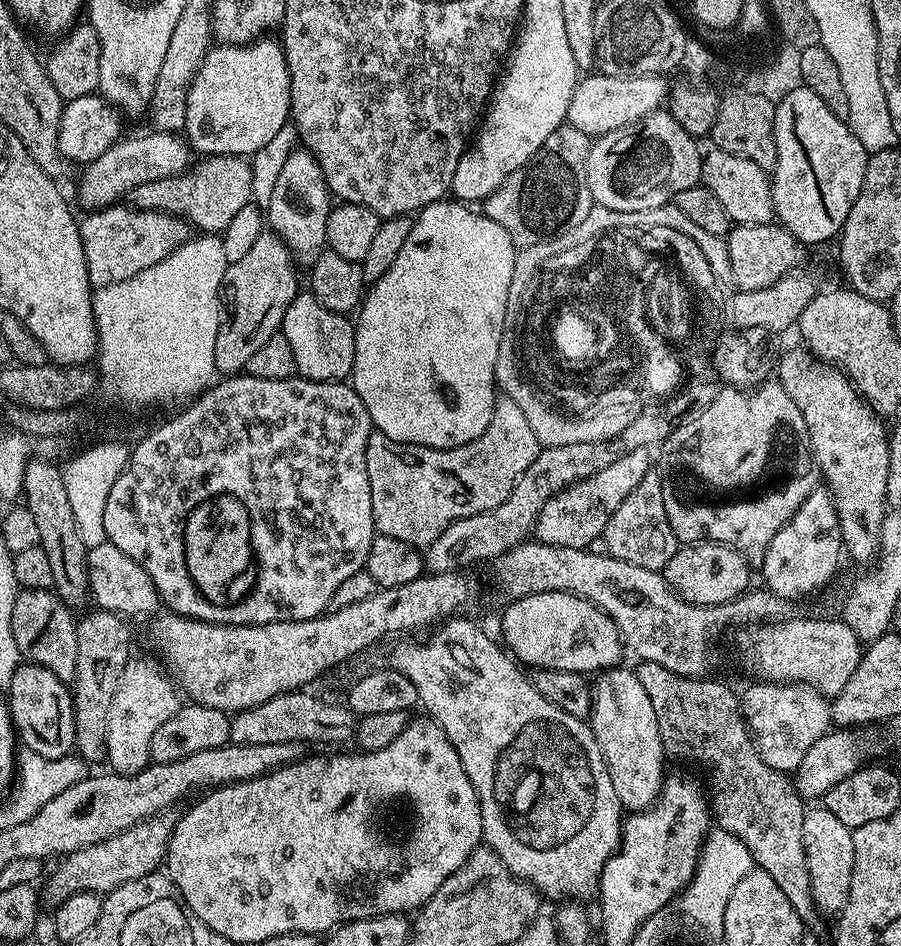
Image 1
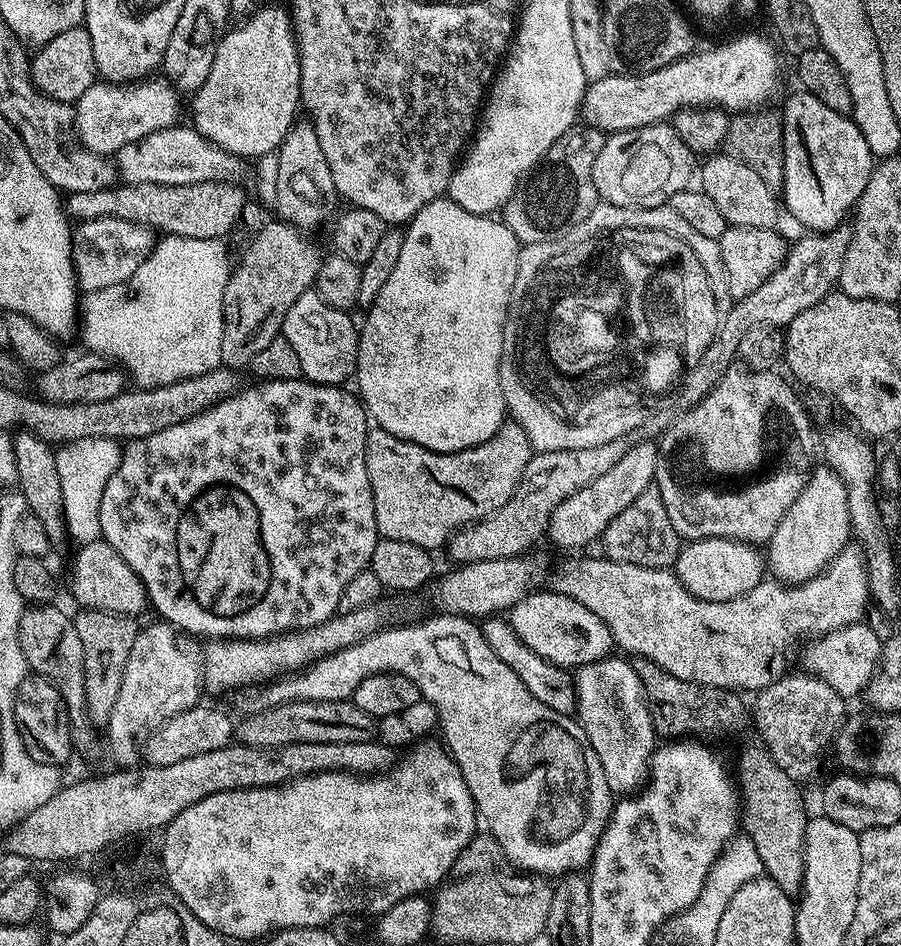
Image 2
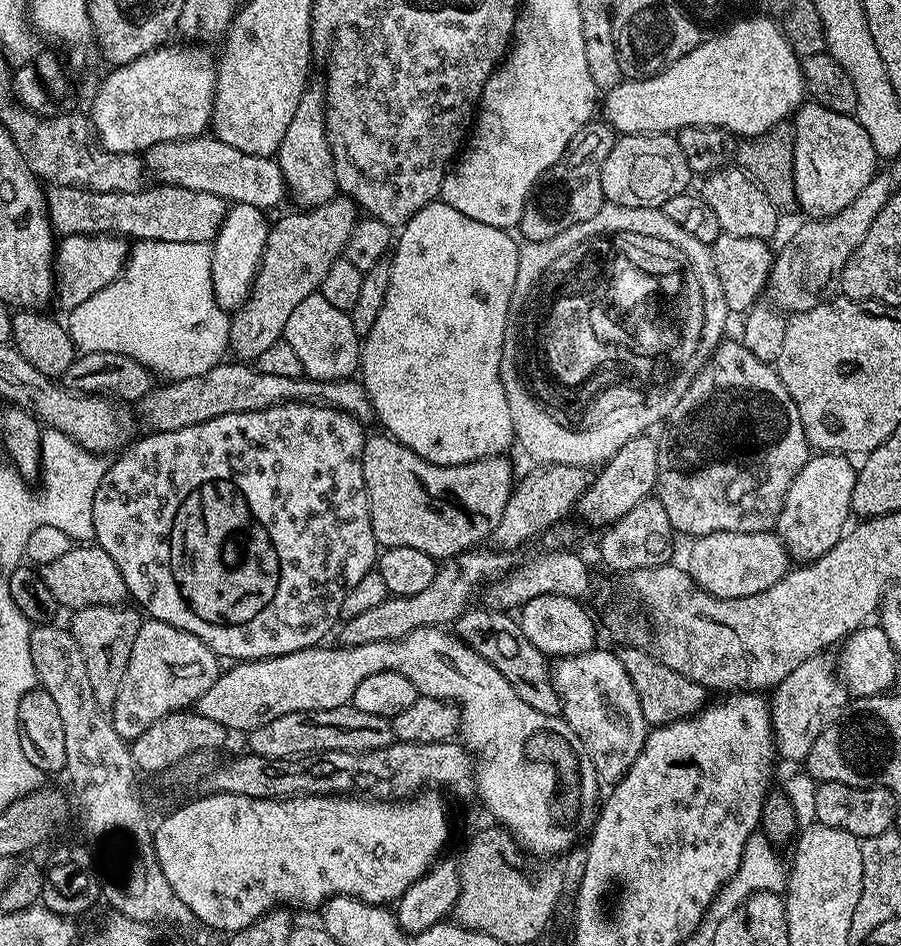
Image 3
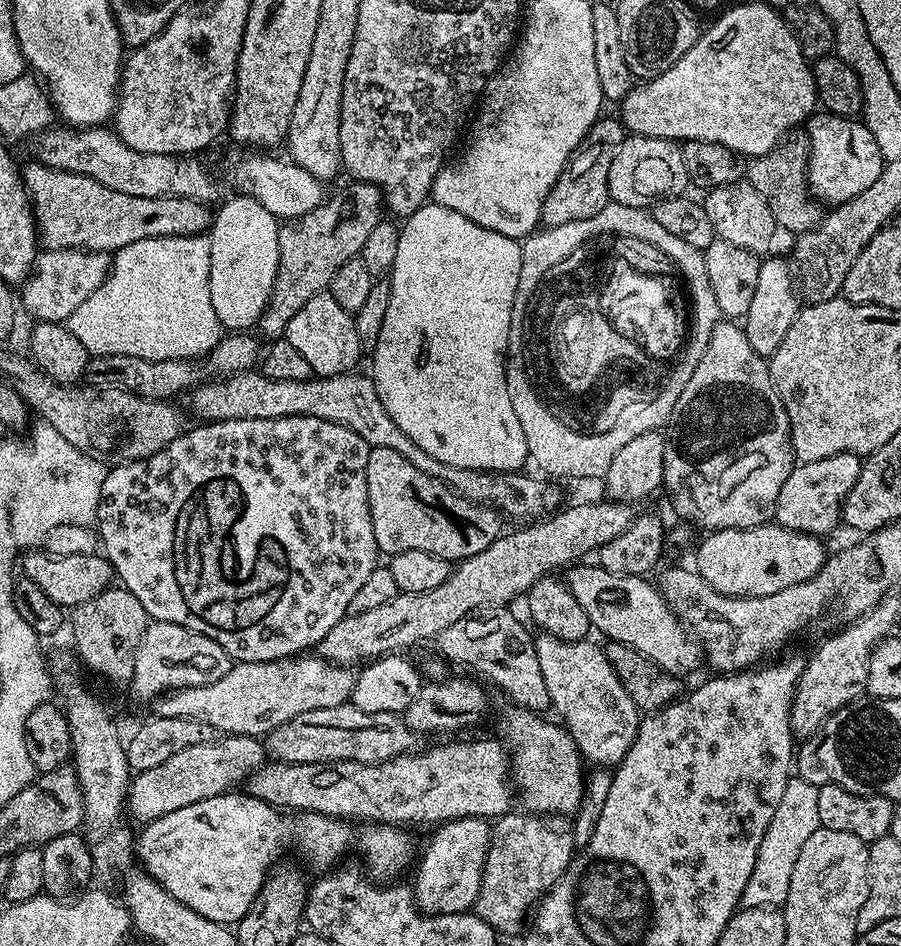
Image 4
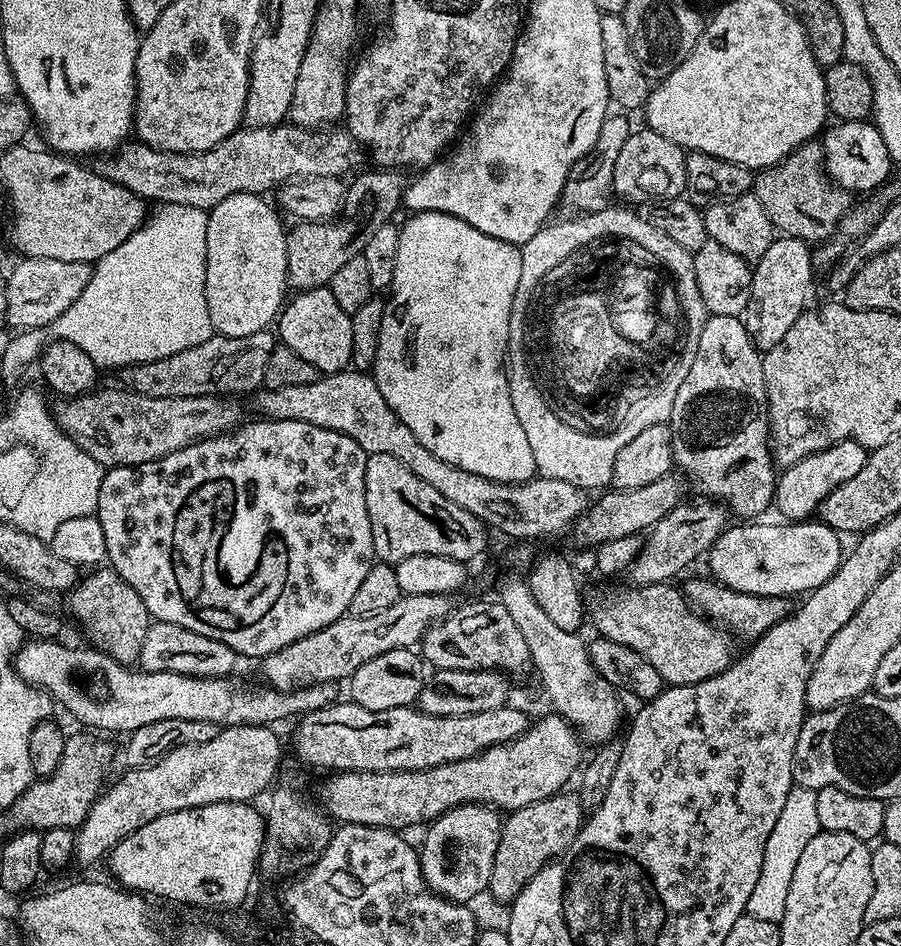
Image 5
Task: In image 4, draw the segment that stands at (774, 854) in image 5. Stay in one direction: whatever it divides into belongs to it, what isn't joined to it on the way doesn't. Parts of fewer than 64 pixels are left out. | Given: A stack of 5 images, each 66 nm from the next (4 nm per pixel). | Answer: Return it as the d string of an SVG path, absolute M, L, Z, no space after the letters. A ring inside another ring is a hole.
M789 775L782 802L762 838L762 846L758 846L754 874L750 874L750 882L740 899L743 907L779 909L783 906L786 894L790 894L790 874L794 874L794 862L798 862L798 854L802 846L806 846L810 834L819 828L817 785L806 782L801 776Z

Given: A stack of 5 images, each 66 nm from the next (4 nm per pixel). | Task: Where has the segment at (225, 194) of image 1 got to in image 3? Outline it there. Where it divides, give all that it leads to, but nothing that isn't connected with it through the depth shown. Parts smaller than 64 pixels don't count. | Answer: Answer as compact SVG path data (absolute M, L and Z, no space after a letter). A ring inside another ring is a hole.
M156 184L157 188L145 186L138 192L95 192L78 186L49 187L48 221L61 237L65 236L106 236L127 238L132 242L157 240L158 242L198 242L211 245L219 234L219 228L227 216L230 204L218 194L206 194L202 190L182 188L179 184Z

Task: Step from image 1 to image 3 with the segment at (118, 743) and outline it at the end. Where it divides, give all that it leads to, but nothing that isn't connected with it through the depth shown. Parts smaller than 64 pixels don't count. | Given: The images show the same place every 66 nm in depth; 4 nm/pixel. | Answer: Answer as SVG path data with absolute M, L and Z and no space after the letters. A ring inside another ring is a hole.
M145 619L138 630L138 638L134 638L134 650L130 650L130 662L126 662L126 674L122 677L122 687L118 689L118 698L110 705L114 730L118 730L125 742L131 742L148 727L154 726L158 718L166 718L166 714L171 712L191 709L196 700L202 698L210 686L214 686L222 671L220 664L221 657L212 652L202 638L161 620Z

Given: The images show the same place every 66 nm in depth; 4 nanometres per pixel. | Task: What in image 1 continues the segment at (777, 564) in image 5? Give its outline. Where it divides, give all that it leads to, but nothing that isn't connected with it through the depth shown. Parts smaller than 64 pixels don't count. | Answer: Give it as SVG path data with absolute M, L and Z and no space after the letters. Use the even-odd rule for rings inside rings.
M688 542L677 547L674 558L670 558L662 569L662 575L664 581L686 602L699 608L709 608L715 604L728 604L749 591L748 568L749 561L728 544Z

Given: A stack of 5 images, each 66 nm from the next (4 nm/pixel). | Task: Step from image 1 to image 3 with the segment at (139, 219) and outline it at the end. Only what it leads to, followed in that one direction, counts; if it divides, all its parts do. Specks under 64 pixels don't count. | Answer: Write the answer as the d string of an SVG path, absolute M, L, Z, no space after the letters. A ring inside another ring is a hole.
M111 234L106 236L65 236L56 245L56 254L54 257L54 275L56 277L56 286L54 289L55 303L60 303L64 310L77 308L86 298L94 298L98 290L110 286L124 271L125 264L128 263L128 253L130 244L127 239Z

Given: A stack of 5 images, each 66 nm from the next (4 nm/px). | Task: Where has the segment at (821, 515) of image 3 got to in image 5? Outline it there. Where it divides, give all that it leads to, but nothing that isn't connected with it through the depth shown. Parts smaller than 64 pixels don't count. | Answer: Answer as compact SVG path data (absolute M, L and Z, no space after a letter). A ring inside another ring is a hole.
M847 440L794 462L779 473L774 497L775 511L780 511L784 515L781 517L788 522L799 522L815 517L824 499L842 482L854 478L854 474L862 470L862 466L868 461L868 454L869 449L863 448L858 442Z

